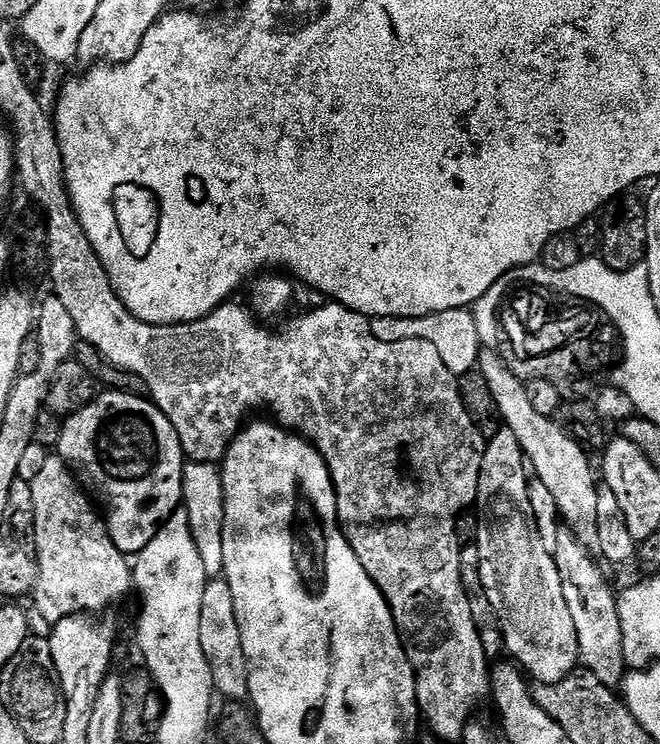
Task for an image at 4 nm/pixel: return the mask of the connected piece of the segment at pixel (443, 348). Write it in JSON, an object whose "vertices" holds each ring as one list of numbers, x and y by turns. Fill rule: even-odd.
{"vertices":[[451,308,422,318,377,316,371,321,371,326,378,342,406,342,406,338,422,338,422,342,438,346,438,355,441,356,442,362,446,362,446,370,450,370,458,378,477,367,482,351,476,317,467,308]]}

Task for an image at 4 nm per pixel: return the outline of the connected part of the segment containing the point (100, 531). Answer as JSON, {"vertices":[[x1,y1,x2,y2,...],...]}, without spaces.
{"vertices":[[49,454,38,478,30,483,40,567,34,597,41,618,53,625,67,616,100,614,103,608,118,603,128,591,131,593,134,581,129,557,114,546,101,513,99,516,92,509,93,501,84,497,85,489,73,469,59,455]]}

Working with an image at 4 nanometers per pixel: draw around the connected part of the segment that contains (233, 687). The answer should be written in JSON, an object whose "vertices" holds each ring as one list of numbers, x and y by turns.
{"vertices":[[209,579,202,597,202,622,198,626,198,638,202,638,202,654,210,666,212,686,228,702,244,702,248,694,248,663,242,650,242,634,238,630,238,618,234,614,234,593,227,580]]}

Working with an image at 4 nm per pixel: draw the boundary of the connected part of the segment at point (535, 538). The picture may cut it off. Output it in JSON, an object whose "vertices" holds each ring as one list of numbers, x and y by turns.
{"vertices":[[501,427,484,445,482,470,478,482,478,494,474,505,476,512,476,538,474,545,478,548,481,559,481,585,489,598,491,606,497,612,498,630,502,644,508,647,507,655,537,685,562,682,571,672,577,671,580,664,578,634,574,630,574,621,566,606,562,594,562,578,558,578,558,566,555,555,542,542,540,531,536,529,534,510,530,506,530,472,526,467,526,457,520,448,518,438,509,428]]}

